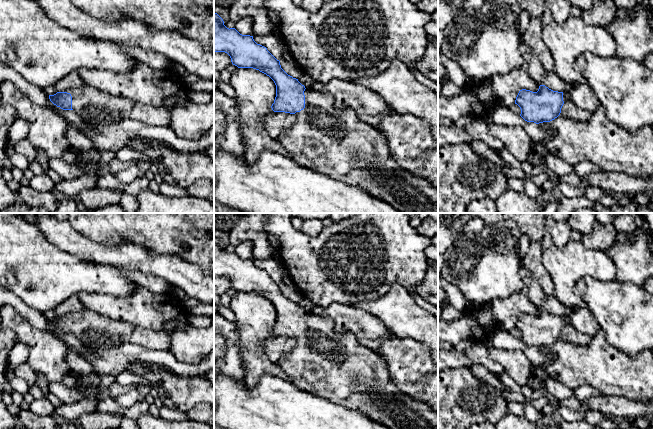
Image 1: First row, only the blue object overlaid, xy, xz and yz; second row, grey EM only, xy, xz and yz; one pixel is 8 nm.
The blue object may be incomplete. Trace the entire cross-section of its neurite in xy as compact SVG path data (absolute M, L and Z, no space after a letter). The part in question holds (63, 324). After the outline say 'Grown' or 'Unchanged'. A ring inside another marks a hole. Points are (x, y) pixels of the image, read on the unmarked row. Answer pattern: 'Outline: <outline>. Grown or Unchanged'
Outline: M84 309L49 319L50 325L63 334L73 334L90 349L118 346L121 337L133 332L135 325L112 320L95 311Z. Grown

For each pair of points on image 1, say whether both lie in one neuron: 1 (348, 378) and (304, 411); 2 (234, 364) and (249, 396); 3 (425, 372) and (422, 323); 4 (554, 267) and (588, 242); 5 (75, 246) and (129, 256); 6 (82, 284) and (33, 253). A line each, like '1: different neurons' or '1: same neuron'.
1: different neurons
2: different neurons
3: different neurons
4: different neurons
5: same neuron
6: same neuron

